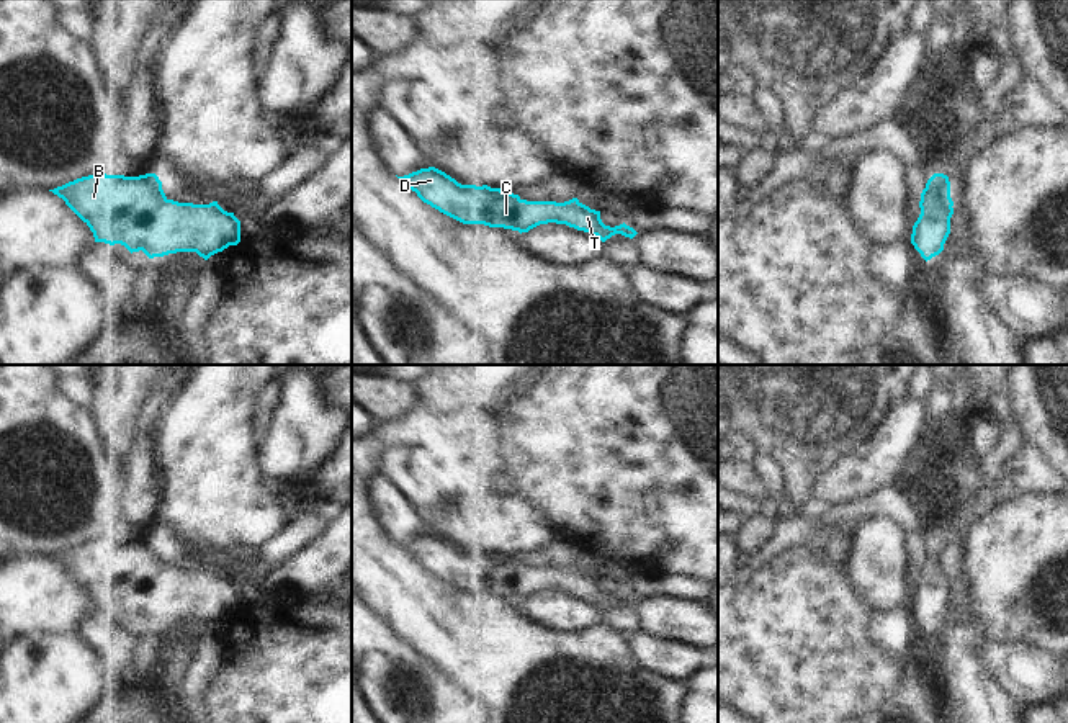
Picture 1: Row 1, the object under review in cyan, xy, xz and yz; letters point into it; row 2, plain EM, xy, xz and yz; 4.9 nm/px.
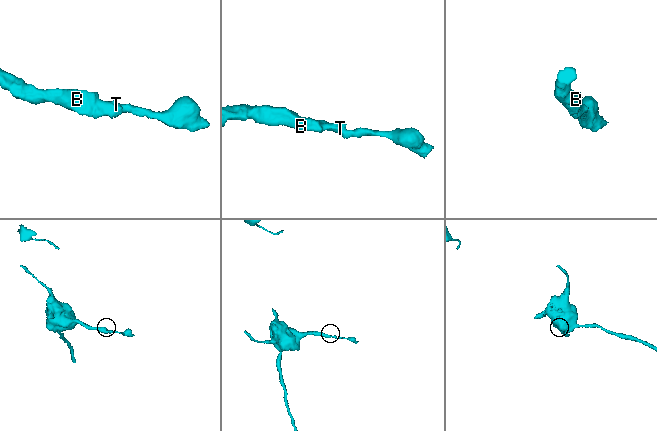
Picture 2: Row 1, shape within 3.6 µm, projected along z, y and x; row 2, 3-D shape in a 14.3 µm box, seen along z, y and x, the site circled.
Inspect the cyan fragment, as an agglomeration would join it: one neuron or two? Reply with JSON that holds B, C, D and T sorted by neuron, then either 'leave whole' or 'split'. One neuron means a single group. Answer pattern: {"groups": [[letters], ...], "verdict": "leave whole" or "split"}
{"groups": [["B", "C", "D", "T"]], "verdict": "leave whole"}

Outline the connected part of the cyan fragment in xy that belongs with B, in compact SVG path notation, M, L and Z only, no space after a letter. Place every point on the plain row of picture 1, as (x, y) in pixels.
M93 540L49 556L90 594L95 608L121 610L131 620L142 617L149 625L177 618L196 618L208 626L240 608L240 587L218 568L209 571L168 566L155 540L139 543Z

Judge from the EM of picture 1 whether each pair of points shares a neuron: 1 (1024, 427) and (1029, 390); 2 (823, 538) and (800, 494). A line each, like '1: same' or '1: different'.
1: same
2: different

